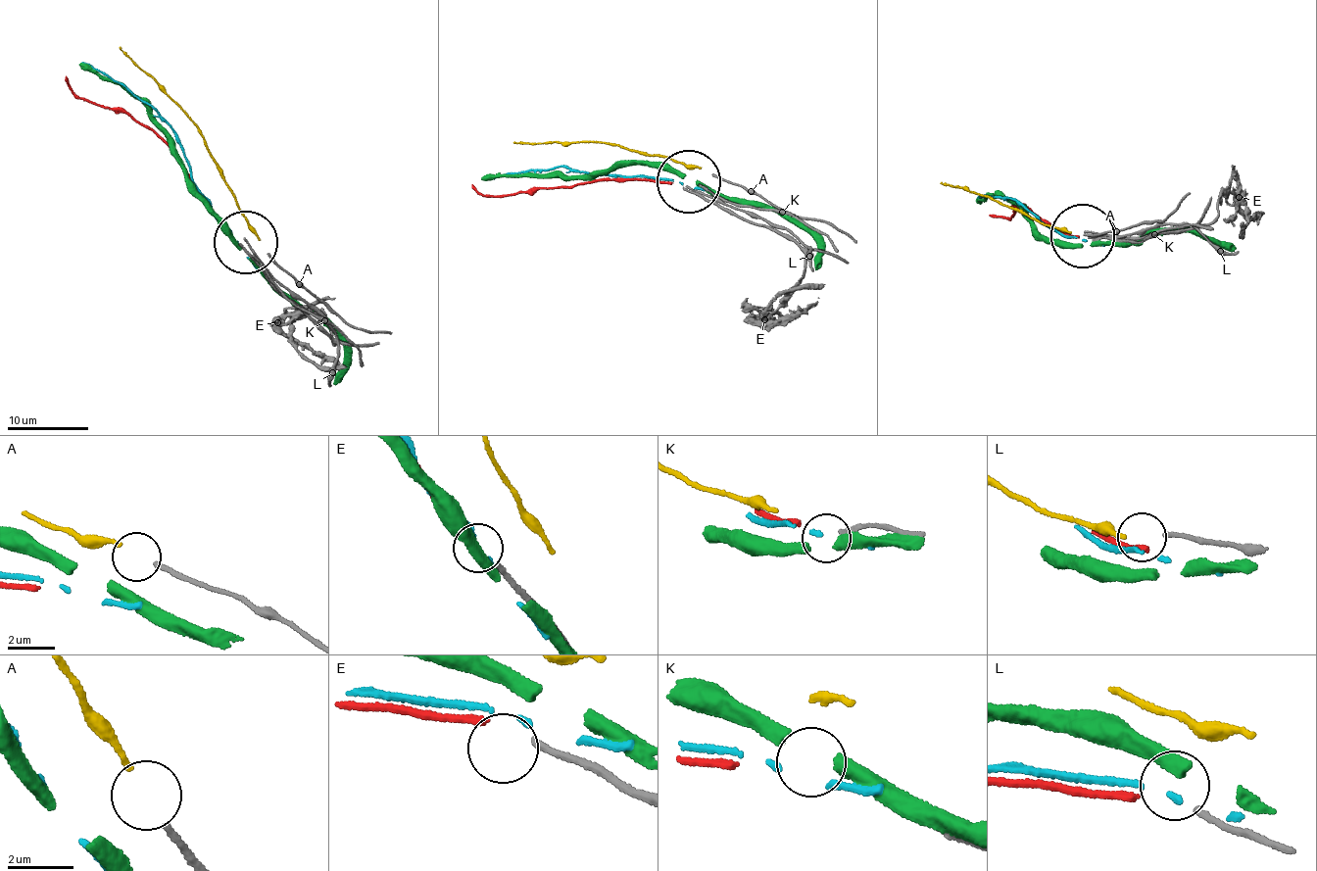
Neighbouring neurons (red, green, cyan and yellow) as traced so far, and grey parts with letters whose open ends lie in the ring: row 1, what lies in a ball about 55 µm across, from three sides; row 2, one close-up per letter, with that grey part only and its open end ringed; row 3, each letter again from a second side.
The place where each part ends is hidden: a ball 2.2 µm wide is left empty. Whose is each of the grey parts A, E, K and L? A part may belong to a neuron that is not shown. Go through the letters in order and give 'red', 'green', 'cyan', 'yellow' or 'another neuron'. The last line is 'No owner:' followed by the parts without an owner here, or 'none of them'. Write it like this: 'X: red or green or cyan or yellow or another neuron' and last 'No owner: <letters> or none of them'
A: yellow
E: red
K: another neuron
L: another neuron
No owner: K, L

